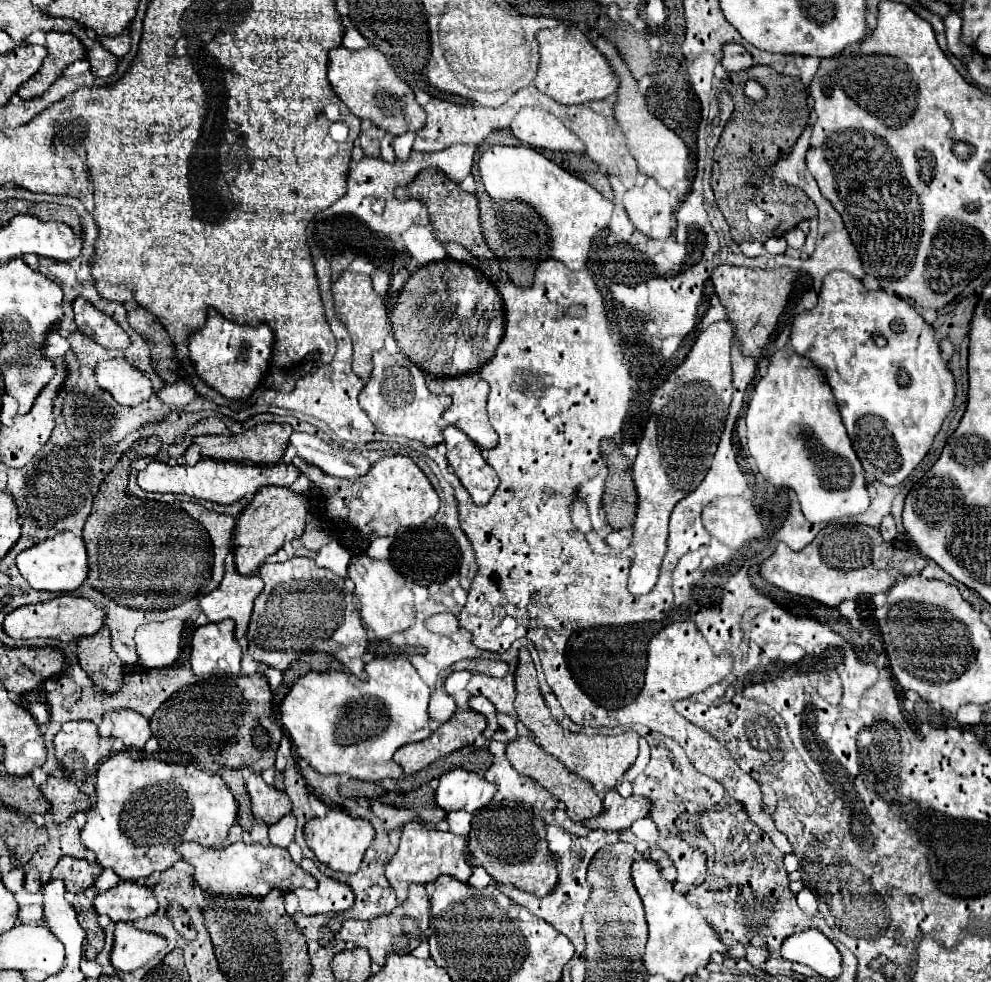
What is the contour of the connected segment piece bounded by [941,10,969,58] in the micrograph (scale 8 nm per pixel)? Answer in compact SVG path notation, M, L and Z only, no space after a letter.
M951 10L951 14L941 18L945 24L945 36L947 36L947 46L951 50L951 54L963 58L965 54L969 54L969 50L965 50L965 46L961 46L959 42L959 30L961 30L961 18L957 16L955 10Z

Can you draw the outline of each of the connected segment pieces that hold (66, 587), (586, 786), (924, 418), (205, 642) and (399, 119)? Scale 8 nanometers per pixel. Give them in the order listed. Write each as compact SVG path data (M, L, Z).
M61 532L53 538L47 538L33 548L23 550L17 556L17 568L23 574L23 578L35 588L35 590L47 590L47 592L73 592L77 590L83 580L87 578L87 552L85 542L81 536L73 532Z
M521 736L521 738L513 740L513 742L509 742L507 744L507 758L509 758L509 762L513 764L513 768L519 774L533 778L547 792L551 792L559 802L563 802L571 820L585 822L589 818L595 818L595 816L603 814L603 798L593 790L593 786L587 780L583 780L577 774L573 774L571 770L567 770L557 758L547 754L541 746L537 746L537 742L533 738Z
M835 270L823 280L817 306L793 320L791 346L795 352L809 356L825 372L853 450L865 472L871 472L885 486L901 484L929 452L955 402L955 378L941 358L933 326L901 296L869 290L849 272Z
M233 620L199 626L193 632L189 662L195 674L237 676L241 664L241 646L235 638Z
M367 46L363 50L331 50L329 52L328 80L335 90L335 94L347 104L347 108L357 118L369 118L377 128L383 128L391 134L405 134L405 132L417 132L425 124L425 110L415 100L415 84L403 82L395 72L393 66L385 66L385 58L381 58L381 50Z

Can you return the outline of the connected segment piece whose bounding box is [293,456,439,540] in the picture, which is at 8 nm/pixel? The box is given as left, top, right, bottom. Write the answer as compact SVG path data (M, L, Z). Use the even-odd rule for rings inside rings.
M407 456L381 458L359 480L331 478L315 464L303 462L301 458L295 458L293 464L313 482L315 490L319 490L321 498L317 498L317 506L325 512L325 516L329 520L347 520L369 540L377 536L393 536L399 528L421 526L439 510L439 496L435 488L421 472L421 468Z

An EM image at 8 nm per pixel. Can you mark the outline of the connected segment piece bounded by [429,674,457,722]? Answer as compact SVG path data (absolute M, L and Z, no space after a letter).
M441 674L441 678L437 680L435 692L433 692L431 702L429 702L429 716L431 716L433 720L439 720L439 722L447 722L447 720L455 714L455 710L457 710L455 698L453 698L451 694L447 694L445 688L443 688L445 676L447 676L447 674Z

